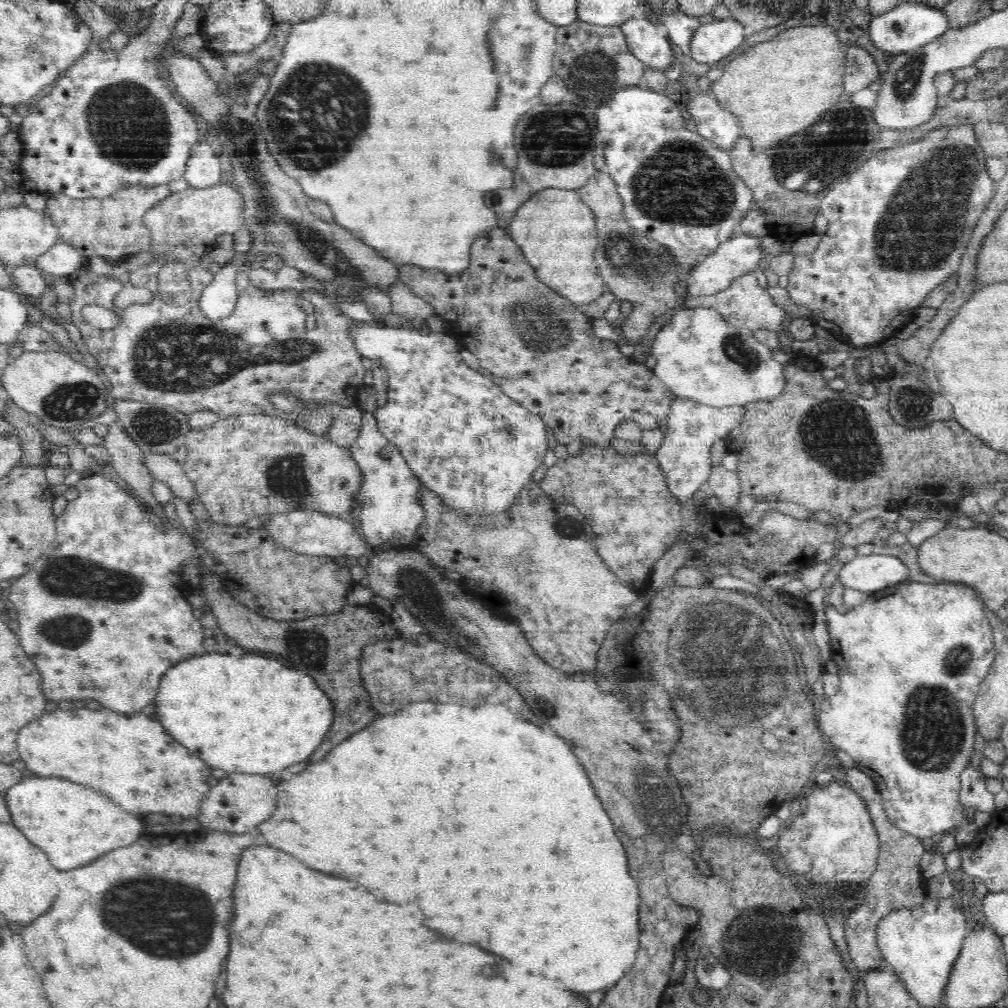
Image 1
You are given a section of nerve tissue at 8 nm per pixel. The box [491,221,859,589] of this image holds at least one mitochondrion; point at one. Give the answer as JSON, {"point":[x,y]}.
{"point":[532,318]}

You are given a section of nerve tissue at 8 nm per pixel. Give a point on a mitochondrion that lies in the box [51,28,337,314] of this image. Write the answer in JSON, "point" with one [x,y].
{"point":[129,126]}

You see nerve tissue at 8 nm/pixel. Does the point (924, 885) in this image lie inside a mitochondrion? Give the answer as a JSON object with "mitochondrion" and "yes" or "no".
{"mitochondrion":"no"}

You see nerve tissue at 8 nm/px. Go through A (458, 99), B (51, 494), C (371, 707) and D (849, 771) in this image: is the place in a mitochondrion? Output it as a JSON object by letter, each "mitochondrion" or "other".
{"A":"other","B":"other","C":"other","D":"other"}

